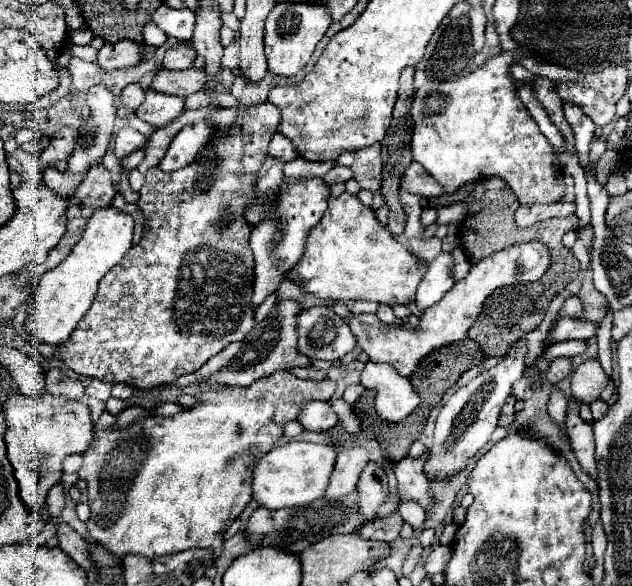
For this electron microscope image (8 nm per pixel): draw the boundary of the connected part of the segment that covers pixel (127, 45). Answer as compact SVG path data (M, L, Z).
M121 39L117 43L105 43L105 47L99 51L97 65L111 71L137 65L141 63L141 59L143 59L143 45L131 39Z

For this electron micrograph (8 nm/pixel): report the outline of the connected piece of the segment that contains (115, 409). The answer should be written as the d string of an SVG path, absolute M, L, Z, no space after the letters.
M109 397L109 399L107 399L107 411L113 413L113 415L119 415L119 413L125 411L127 407L131 407L131 403L125 401L125 399L115 399L115 397Z

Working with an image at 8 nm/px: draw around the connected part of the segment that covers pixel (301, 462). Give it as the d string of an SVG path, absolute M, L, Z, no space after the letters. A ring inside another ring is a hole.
M291 441L281 447L273 447L267 453L259 455L253 475L251 489L253 499L265 509L283 509L307 505L323 495L329 483L329 475L335 465L337 451L331 445L315 445L305 441Z

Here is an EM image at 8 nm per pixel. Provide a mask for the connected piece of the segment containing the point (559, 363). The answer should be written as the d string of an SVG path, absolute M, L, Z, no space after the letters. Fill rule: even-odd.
M567 357L555 359L545 371L545 373L549 373L549 385L555 385L555 381L559 383L561 379L565 379L569 375L569 371L571 371L571 359L567 359Z

